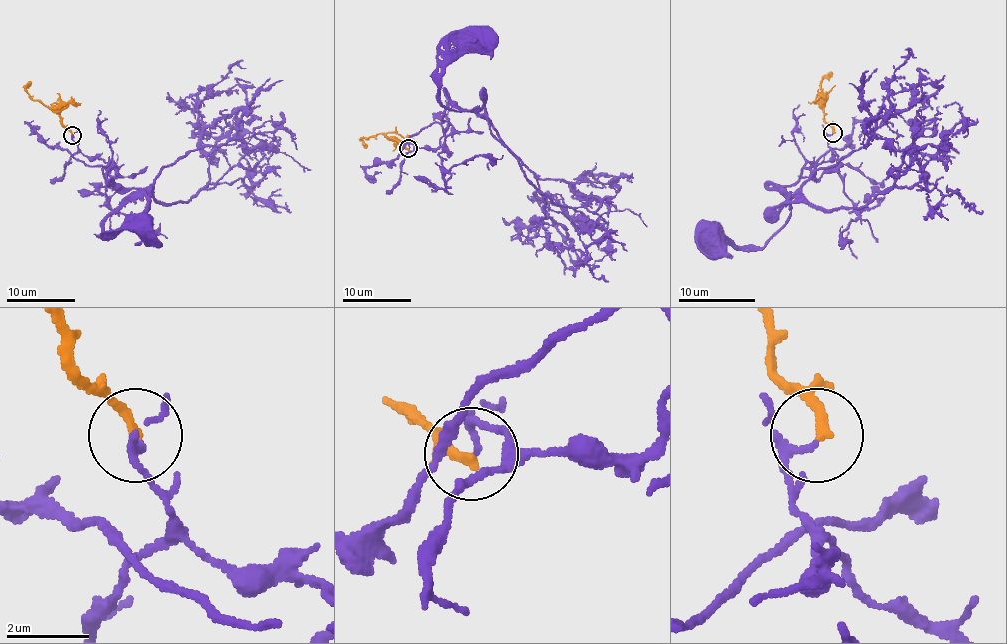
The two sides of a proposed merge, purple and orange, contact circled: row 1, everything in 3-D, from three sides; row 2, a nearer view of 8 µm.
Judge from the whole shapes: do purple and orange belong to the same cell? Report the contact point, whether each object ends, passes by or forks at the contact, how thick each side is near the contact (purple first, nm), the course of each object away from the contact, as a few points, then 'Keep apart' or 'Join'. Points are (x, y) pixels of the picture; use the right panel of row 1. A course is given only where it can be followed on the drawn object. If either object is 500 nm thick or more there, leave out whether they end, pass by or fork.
Place: (832, 132). At the ring purple ends. At the ring orange ends. Thickness 170 nm (purple) against 240 nm. Course of purple: (833, 133), (827, 137), (833, 156), (806, 164), (783, 189), (790, 216), (760, 248), (740, 250), (711, 233). Course of orange: (833, 133), (815, 98), (821, 90), (821, 81), (833, 73). Join

